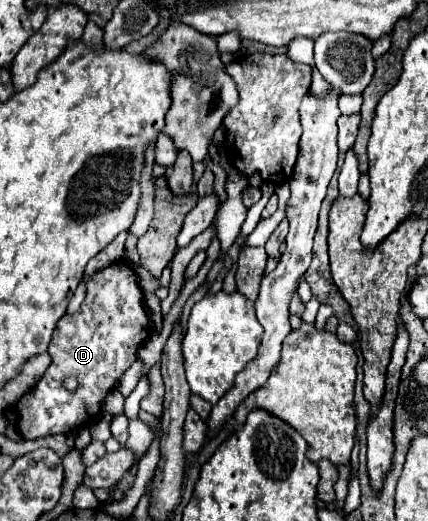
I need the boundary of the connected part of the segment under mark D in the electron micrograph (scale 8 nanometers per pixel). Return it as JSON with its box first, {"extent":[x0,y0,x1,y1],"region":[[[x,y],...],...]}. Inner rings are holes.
{"extent":[16,262,152,440],"region":[[[114,262],[112,266],[92,274],[92,278],[86,282],[86,298],[76,314],[66,314],[58,320],[56,330],[50,340],[50,356],[52,364],[46,370],[46,374],[40,378],[40,382],[26,392],[18,404],[16,404],[16,414],[18,414],[18,430],[26,440],[36,440],[44,436],[54,436],[54,434],[68,434],[72,430],[78,430],[82,426],[90,426],[94,420],[100,418],[102,412],[102,400],[104,396],[118,384],[120,376],[132,366],[136,360],[138,346],[146,342],[150,336],[152,322],[144,306],[144,292],[138,286],[136,272],[132,266],[124,262]],[[68,376],[74,376],[78,380],[76,390],[68,390],[64,386],[64,380]]]}

